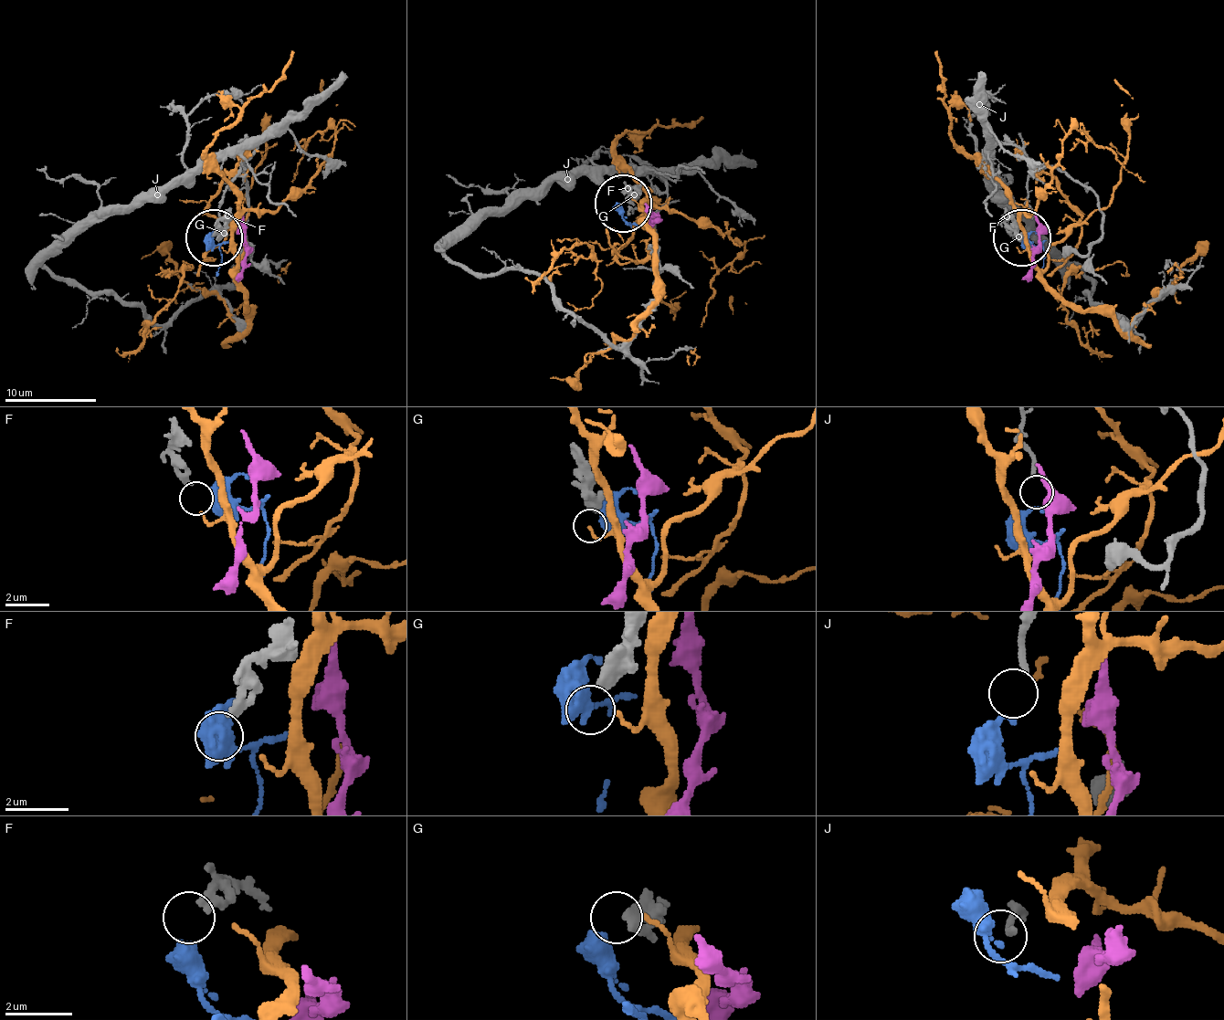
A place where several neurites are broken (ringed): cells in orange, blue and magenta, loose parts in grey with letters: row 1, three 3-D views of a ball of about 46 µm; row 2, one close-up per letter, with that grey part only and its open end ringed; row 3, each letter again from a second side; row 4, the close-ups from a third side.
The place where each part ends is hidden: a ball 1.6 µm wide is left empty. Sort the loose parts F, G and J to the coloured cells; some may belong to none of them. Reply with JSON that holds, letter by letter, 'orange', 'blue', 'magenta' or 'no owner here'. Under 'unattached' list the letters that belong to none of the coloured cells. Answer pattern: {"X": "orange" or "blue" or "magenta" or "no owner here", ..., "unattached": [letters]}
{"F": "no owner here", "G": "no owner here", "J": "blue", "unattached": ["F", "G"]}

